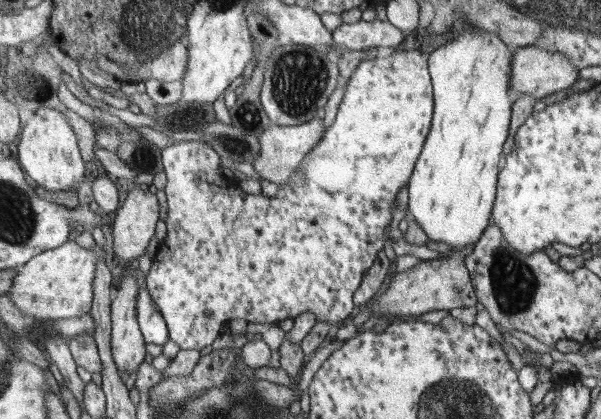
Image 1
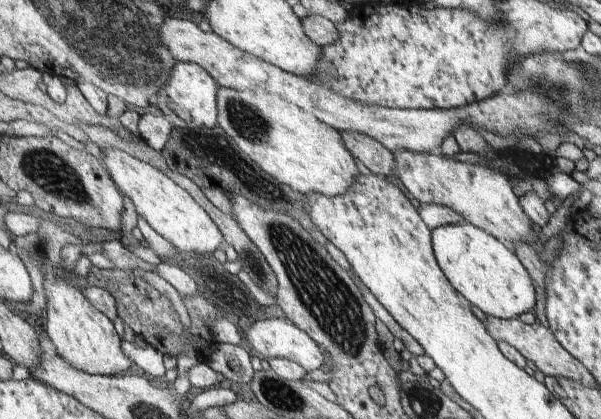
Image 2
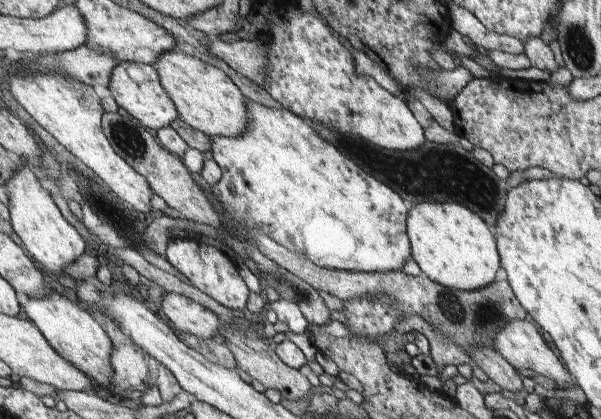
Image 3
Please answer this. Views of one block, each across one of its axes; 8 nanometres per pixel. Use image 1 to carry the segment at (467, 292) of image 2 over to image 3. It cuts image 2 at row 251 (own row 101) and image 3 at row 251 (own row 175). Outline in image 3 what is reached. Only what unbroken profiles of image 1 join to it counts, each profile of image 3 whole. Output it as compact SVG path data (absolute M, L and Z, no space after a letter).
M456 202L414 204L406 226L412 242L412 258L430 280L461 291L480 290L496 280L501 256L488 225L470 208Z

